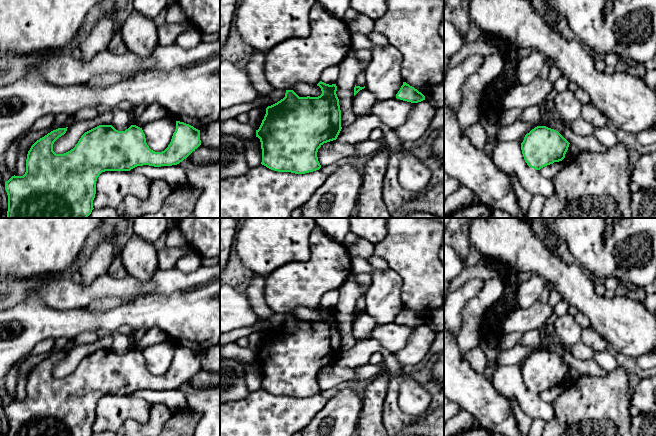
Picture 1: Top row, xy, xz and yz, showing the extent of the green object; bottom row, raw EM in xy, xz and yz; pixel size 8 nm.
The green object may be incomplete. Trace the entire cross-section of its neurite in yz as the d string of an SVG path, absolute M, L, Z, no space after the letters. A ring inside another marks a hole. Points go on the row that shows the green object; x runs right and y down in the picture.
M537 126L527 133L521 143L525 162L531 168L541 168L562 161L569 142L556 130Z

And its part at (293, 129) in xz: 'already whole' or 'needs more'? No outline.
already whole

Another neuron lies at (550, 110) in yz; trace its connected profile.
M552 100L547 101L545 114L551 116L554 120L560 122L566 128L571 129L571 122L565 122L561 119L559 113L555 108L554 102Z

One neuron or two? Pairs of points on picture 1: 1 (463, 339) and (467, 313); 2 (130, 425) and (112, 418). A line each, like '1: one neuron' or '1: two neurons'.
1: one neuron
2: two neurons

